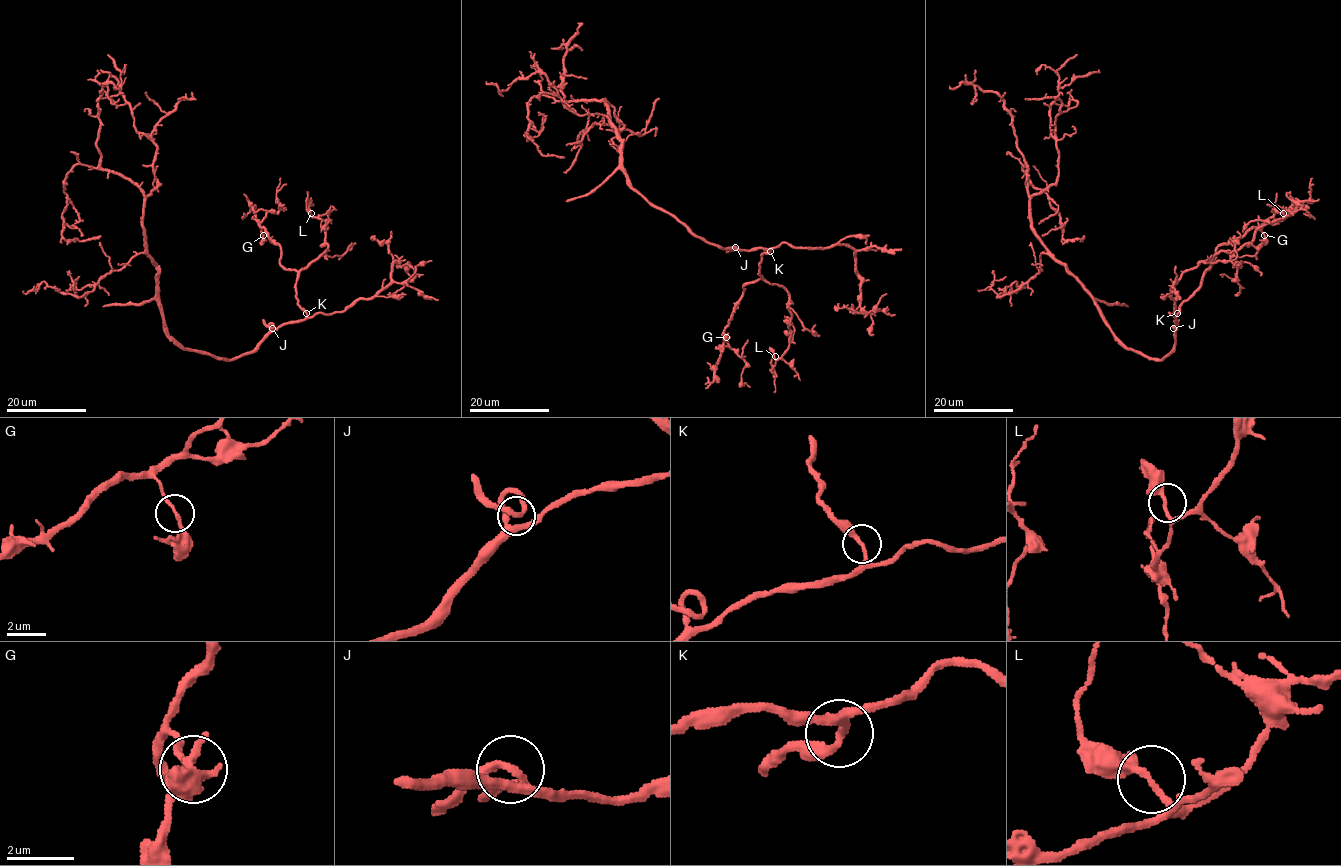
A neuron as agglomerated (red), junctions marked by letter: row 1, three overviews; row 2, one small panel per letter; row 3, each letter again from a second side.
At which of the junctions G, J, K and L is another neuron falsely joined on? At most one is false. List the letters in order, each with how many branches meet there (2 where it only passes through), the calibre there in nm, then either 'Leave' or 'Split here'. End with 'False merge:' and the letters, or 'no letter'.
G: Branches: 2. Thickness 200 nm. Leave
J: Branches: 2. Thickness 240 nm. Leave
K: Branches: 2. Thickness 200 nm. Leave
L: Branches: 2. Thickness 240 nm. Leave
False merge: no letter

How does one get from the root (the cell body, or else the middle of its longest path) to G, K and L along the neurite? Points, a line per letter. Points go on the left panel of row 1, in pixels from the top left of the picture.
G: (177, 342), (233, 359), (306, 317), (296, 297), (297, 272), (281, 265), (281, 248), (260, 228), (263, 235)
K: (177, 342), (185, 348), (233, 359), (252, 351), (280, 326), (303, 320), (306, 313)
L: (177, 342), (233, 359), (280, 326), (303, 320), (298, 273), (328, 246), (326, 224), (311, 213)

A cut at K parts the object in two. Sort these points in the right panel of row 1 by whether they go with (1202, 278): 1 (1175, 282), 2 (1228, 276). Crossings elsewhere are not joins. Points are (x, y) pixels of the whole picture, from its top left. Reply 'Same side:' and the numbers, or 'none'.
Same side: none

